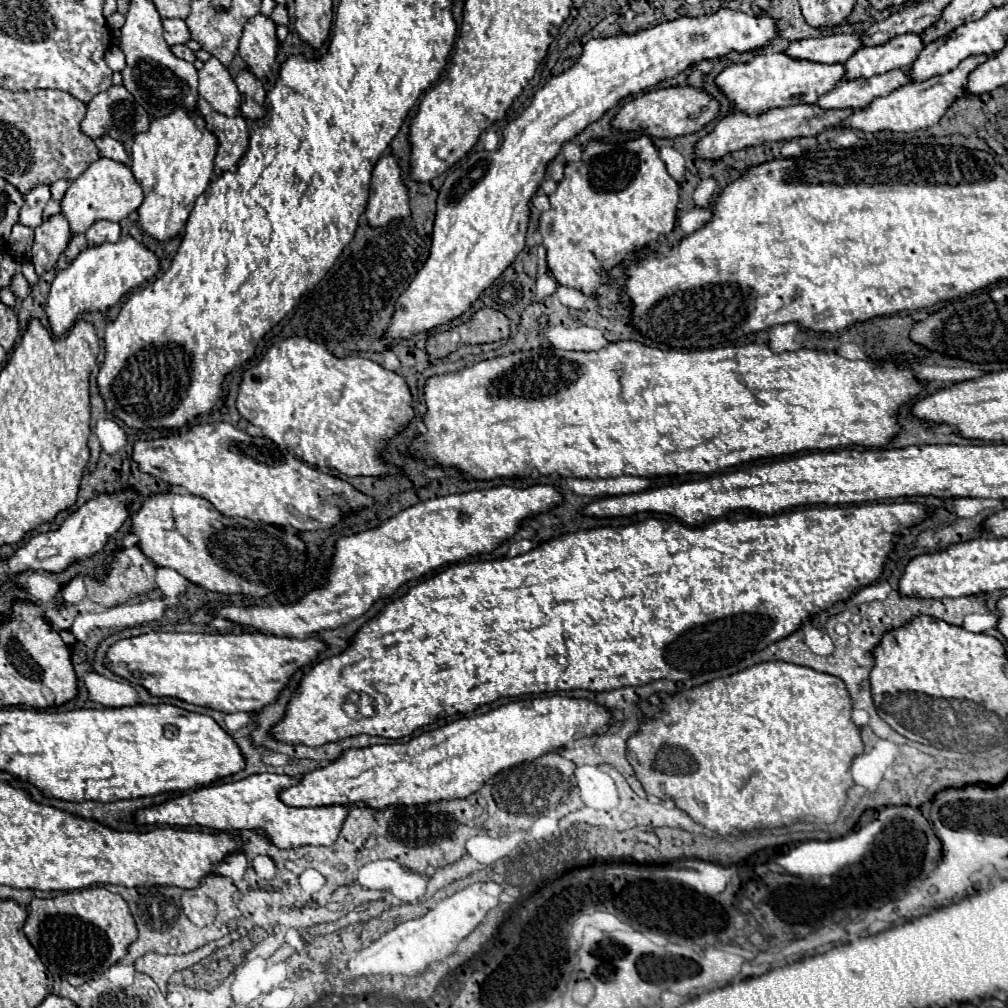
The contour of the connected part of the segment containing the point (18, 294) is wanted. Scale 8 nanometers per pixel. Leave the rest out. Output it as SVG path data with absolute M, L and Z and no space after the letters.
M16 274L16 276L12 278L10 289L16 298L14 311L18 312L21 306L21 302L26 296L28 296L28 294L30 294L31 287L22 274Z

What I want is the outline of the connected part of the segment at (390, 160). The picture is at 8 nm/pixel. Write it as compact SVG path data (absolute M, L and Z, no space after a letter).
M384 154L372 170L372 186L366 206L368 224L384 226L390 220L406 216L410 216L410 198L398 158L394 154Z

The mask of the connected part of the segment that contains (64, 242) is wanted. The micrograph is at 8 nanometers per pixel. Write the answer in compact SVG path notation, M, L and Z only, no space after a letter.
M54 214L44 220L34 232L36 236L32 246L32 262L36 266L36 274L42 276L56 266L58 256L66 250L72 238L72 230L62 214Z

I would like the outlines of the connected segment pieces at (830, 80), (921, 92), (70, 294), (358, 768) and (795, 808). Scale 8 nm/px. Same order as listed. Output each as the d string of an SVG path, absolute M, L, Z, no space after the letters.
M762 52L746 64L728 66L718 78L716 86L732 100L734 110L746 114L766 112L770 108L814 104L820 96L834 90L844 80L844 64L822 64L810 60L796 60L784 52Z
M976 54L968 56L962 60L954 70L942 74L942 76L932 76L924 82L910 82L906 86L900 86L898 90L890 92L884 98L876 98L868 108L862 108L854 112L848 120L842 122L842 126L864 130L864 132L880 132L880 130L894 130L894 132L916 132L920 128L930 128L938 124L938 120L946 114L946 110L962 96L968 94L968 76L970 72L978 66L984 64L988 58L996 56L994 54Z
M124 236L114 244L104 242L100 246L90 246L82 250L66 270L58 272L58 276L50 286L46 314L50 320L52 334L56 336L64 334L84 312L94 312L94 310L106 312L124 294L128 294L132 288L140 286L142 282L150 280L158 272L160 272L158 256L132 236Z
M560 696L516 700L480 716L466 716L454 720L436 730L420 734L410 742L344 750L342 756L332 764L308 772L300 778L298 784L284 788L280 792L280 800L286 806L296 806L296 808L366 804L368 808L374 810L386 810L388 806L424 806L424 804L434 804L438 800L466 798L476 790L480 790L482 784L490 780L496 772L526 760L536 760L538 756L556 750L572 740L592 736L608 722L610 722L610 712L598 706L596 702L588 702L588 700L574 700L574 698L560 698Z
M762 662L756 666L750 666L742 672L736 672L732 676L716 678L712 682L680 690L674 694L660 692L656 694L660 704L654 704L650 700L638 702L642 710L642 724L636 734L628 738L628 748L626 748L626 760L632 764L636 778L644 786L644 790L650 796L656 796L658 800L672 800L680 810L684 810L694 822L726 836L726 834L740 834L756 828L772 828L772 826L788 826L792 822L816 822L816 824L832 824L838 818L840 808L846 802L846 790L854 784L850 776L850 764L852 760L862 754L862 738L860 738L860 728L852 722L850 712L852 712L852 700L848 696L848 690L844 682L832 674L816 672L806 666L790 664L790 662Z

